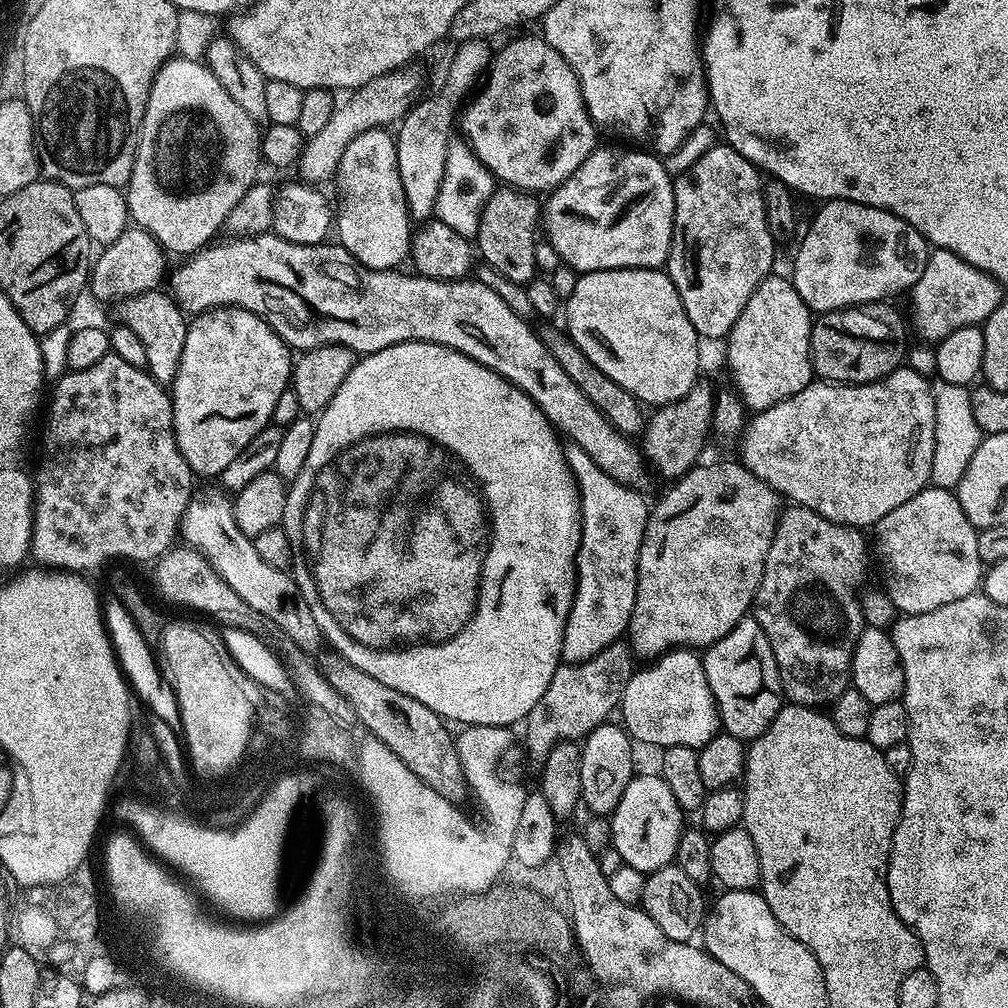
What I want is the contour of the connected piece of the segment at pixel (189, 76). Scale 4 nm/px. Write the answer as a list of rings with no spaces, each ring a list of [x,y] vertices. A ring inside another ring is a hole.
[[[169,60],[148,95],[134,170],[126,185],[131,223],[147,230],[168,254],[195,254],[211,245],[230,210],[257,183],[261,135],[250,114],[226,94],[207,63]]]

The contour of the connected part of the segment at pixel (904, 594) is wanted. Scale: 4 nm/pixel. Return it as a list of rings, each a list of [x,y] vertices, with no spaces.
[[[935,486],[923,488],[914,494],[914,498],[902,502],[902,506],[890,510],[886,518],[879,520],[874,526],[875,532],[874,552],[880,555],[880,564],[884,567],[882,588],[894,602],[897,613],[913,616],[938,610],[938,606],[958,602],[958,598],[971,596],[981,587],[982,561],[978,554],[978,530],[966,518],[955,491]]]

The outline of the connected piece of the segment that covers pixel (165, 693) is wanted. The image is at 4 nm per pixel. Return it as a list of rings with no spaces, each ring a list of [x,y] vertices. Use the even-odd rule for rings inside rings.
[[[108,594],[103,597],[102,611],[104,614],[104,626],[108,629],[108,636],[112,640],[112,649],[116,652],[116,658],[120,661],[120,671],[124,673],[131,691],[137,697],[140,695],[152,707],[153,714],[176,735],[176,738],[183,737],[184,727],[180,717],[180,708],[176,704],[176,694],[162,679],[162,672],[158,667],[153,645],[151,648],[144,641],[147,640],[145,633],[140,632],[134,622],[134,618],[123,608],[122,602],[116,600],[113,595]]]

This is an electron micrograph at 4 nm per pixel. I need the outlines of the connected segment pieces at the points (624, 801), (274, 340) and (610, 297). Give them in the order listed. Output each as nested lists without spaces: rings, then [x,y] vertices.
[[[658,774],[652,776],[633,775],[626,786],[618,806],[610,814],[612,823],[611,847],[622,854],[625,864],[634,866],[642,873],[656,872],[669,867],[675,861],[680,835],[686,827],[685,813],[680,811],[670,786]]]
[[[209,308],[207,312],[199,313],[189,323],[188,333],[186,334],[186,346],[182,346],[182,358],[176,371],[176,379],[170,385],[170,395],[172,397],[172,417],[174,418],[178,450],[182,454],[182,458],[186,458],[186,462],[192,467],[192,471],[197,477],[219,477],[220,472],[230,462],[233,462],[234,458],[237,458],[238,454],[241,454],[242,450],[245,450],[250,442],[254,441],[255,436],[272,424],[274,405],[277,404],[278,398],[282,398],[284,392],[289,391],[293,363],[293,353],[288,345],[284,343],[284,339],[261,316],[245,308]]]
[[[615,268],[598,270],[577,275],[574,294],[566,297],[568,309],[564,316],[568,319],[566,331],[573,342],[618,386],[622,386],[641,405],[659,406],[669,404],[686,394],[694,386],[700,372],[700,344],[702,337],[690,326],[682,298],[669,278],[667,271],[658,268]]]

